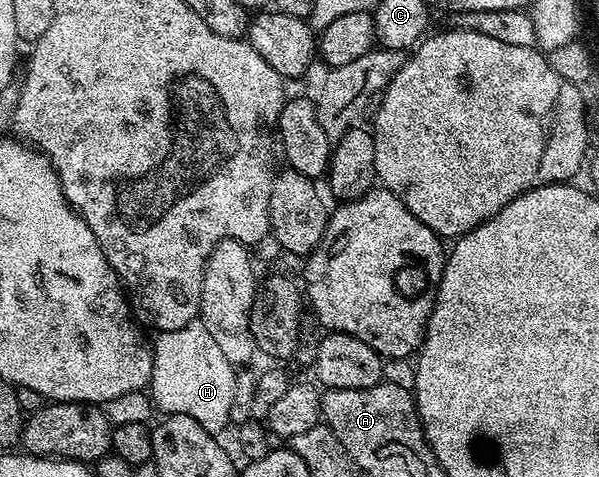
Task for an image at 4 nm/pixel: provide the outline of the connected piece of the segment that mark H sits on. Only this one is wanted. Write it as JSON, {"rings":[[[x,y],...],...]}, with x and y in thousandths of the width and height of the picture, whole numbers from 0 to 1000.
{"rings":[[[329,667],[307,688],[269,694],[255,715],[254,776],[247,822],[252,843],[272,870],[317,872],[359,910],[386,887],[396,774],[366,734],[357,704]]]}

